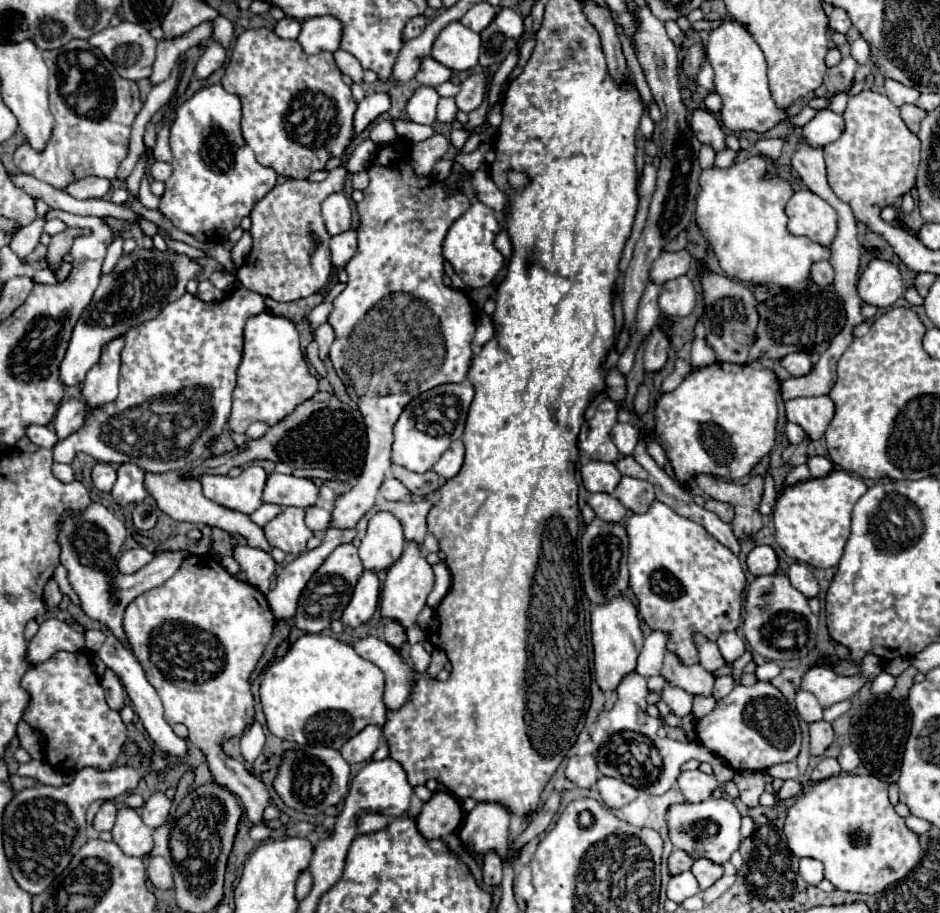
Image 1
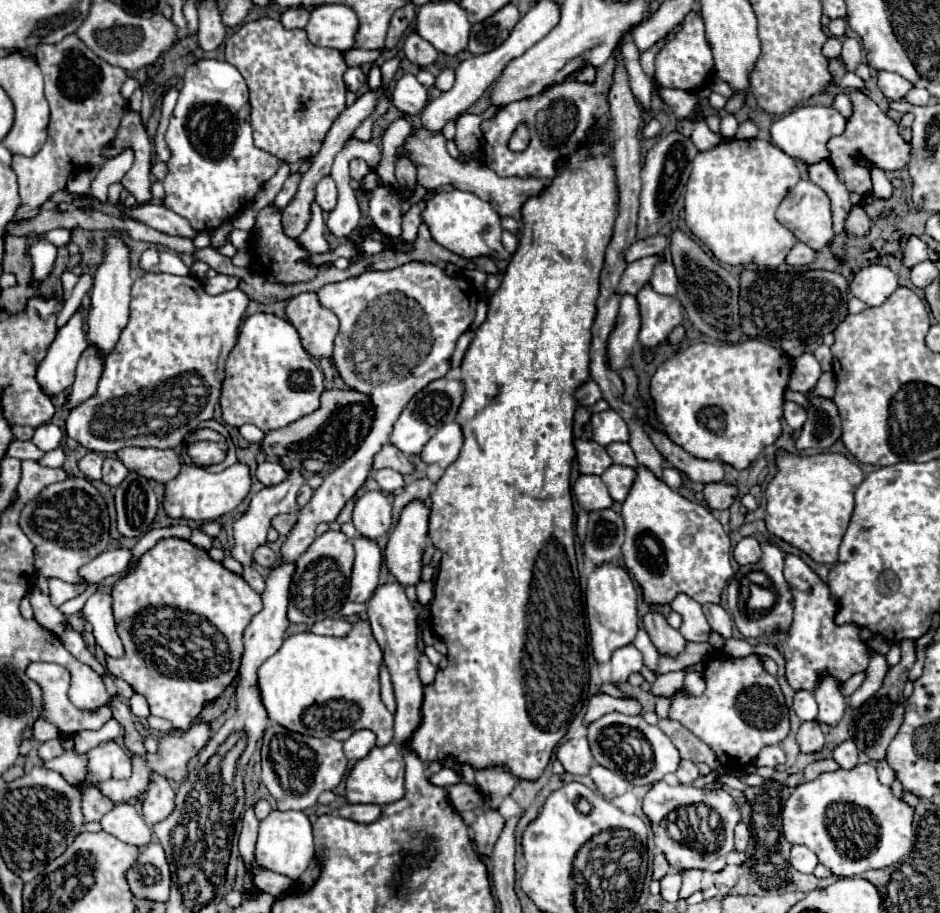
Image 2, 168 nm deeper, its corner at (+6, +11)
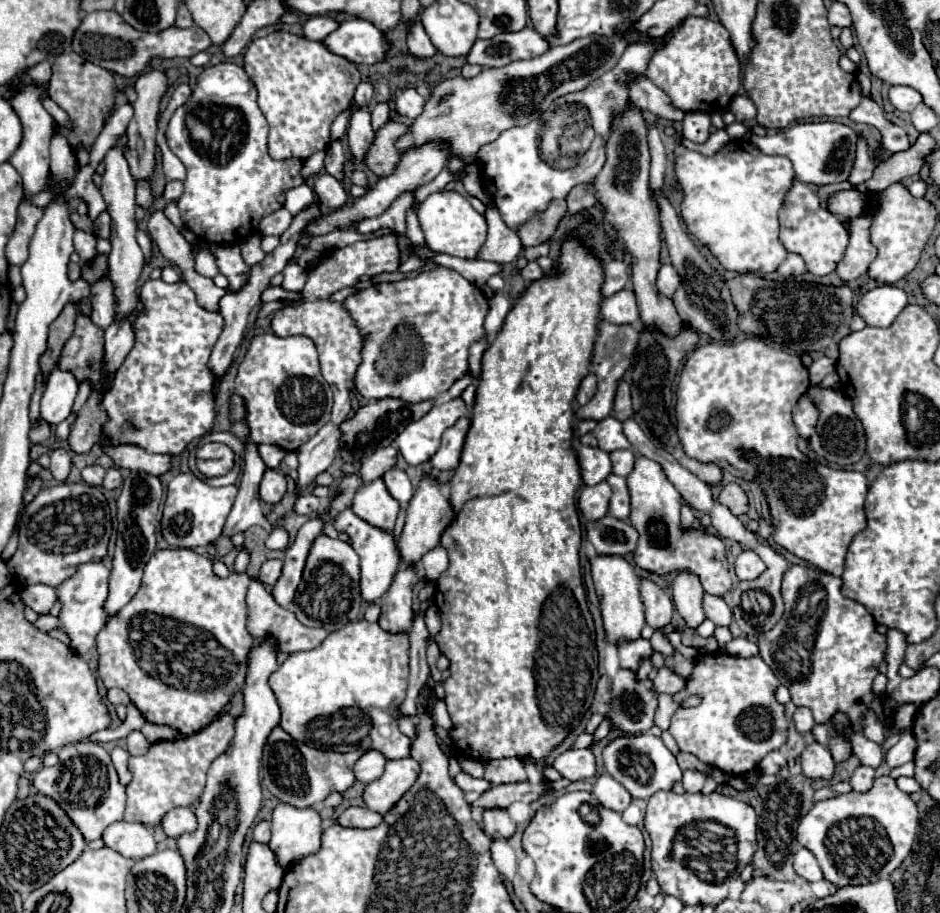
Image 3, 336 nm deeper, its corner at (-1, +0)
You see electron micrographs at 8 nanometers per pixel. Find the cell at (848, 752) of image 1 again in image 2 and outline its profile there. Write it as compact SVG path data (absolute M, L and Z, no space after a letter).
M843 741L835 747L833 751L833 759L839 763L839 767L843 769L851 769L857 765L857 747L853 741Z

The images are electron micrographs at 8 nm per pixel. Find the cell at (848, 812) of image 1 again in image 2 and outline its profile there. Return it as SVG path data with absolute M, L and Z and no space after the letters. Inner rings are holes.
M855 765L849 771L837 769L831 773L821 773L817 779L797 785L781 811L781 819L783 819L785 839L791 845L809 847L819 857L819 863L831 869L831 873L839 877L857 877L865 871L887 869L899 863L905 855L909 855L915 841L915 833L911 825L913 809L905 801L895 799L891 795L891 789L879 783L873 765ZM861 825L877 825L879 829L873 839L867 839L867 835L861 831Z

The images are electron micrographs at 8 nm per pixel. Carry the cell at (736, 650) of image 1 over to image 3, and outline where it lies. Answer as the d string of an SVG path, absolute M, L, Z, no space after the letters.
M704 594L702 608L704 608L706 618L712 620L716 626L730 626L732 610L728 608L728 604L724 602L722 596L708 596L708 594Z

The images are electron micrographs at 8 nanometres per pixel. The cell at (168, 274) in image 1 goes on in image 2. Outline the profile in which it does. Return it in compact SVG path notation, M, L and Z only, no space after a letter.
M81 305L71 319L57 331L55 341L51 343L47 357L37 369L37 379L49 395L57 395L71 387L75 379L75 367L81 353L87 349L87 337L83 323L89 315L89 307Z

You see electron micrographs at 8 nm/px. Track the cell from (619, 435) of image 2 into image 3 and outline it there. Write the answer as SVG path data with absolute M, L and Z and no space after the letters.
M608 416L596 424L592 434L598 438L598 448L604 452L614 452L620 448L630 448L630 442L626 440L622 432L622 422Z

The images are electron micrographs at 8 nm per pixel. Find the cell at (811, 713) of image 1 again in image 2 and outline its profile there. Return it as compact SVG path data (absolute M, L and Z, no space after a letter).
M805 689L797 691L795 699L793 699L793 709L801 721L815 719L817 717L817 701L815 701L813 693L809 693Z

